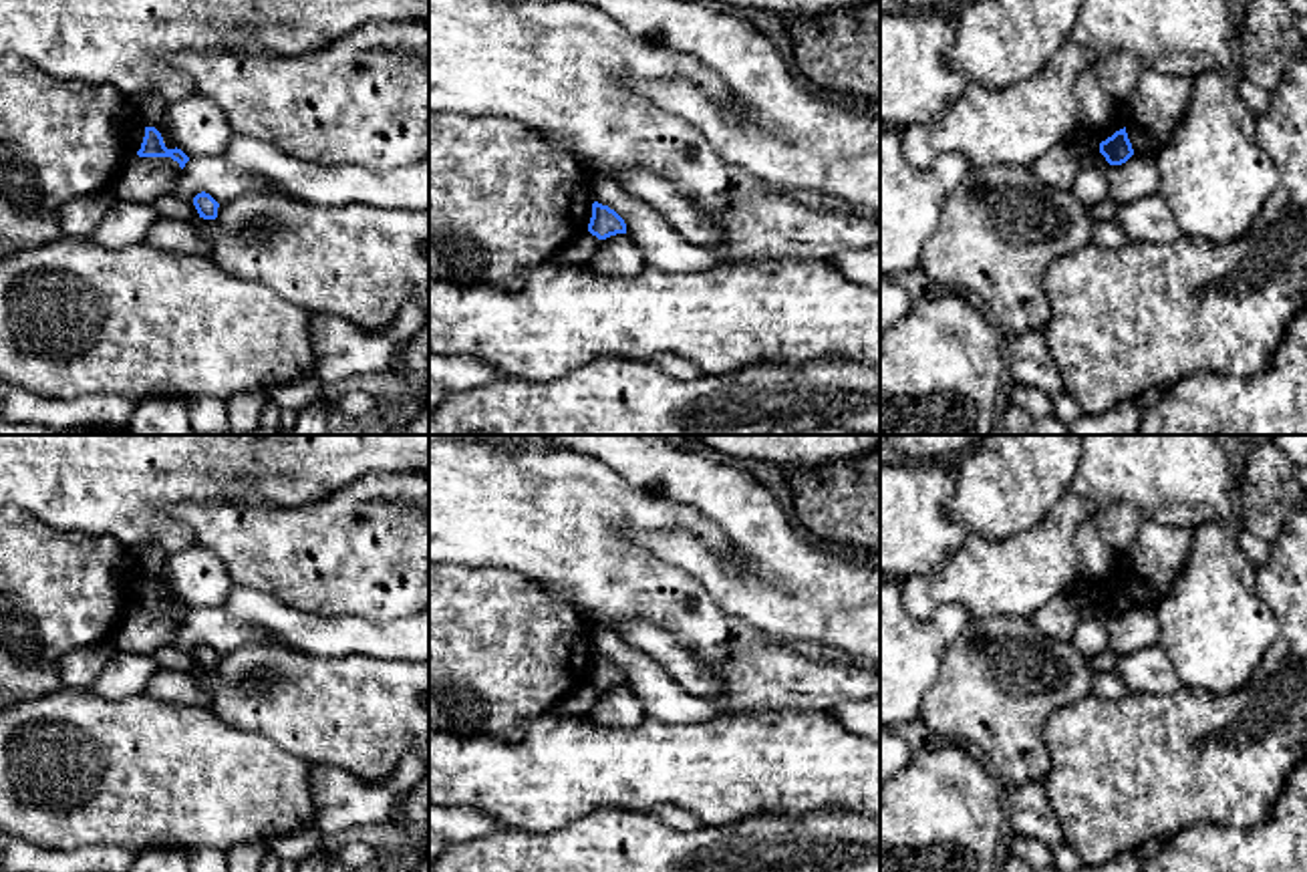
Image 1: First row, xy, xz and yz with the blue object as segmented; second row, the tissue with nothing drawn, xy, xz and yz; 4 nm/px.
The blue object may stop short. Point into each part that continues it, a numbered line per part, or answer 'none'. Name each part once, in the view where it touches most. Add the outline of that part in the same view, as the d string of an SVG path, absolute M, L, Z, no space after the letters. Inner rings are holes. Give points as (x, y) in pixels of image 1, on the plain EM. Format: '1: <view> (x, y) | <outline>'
none

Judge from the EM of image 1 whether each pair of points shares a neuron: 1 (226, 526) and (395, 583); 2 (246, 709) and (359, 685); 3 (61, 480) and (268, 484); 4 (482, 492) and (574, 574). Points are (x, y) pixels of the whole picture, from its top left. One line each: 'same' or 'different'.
1: same
2: same
3: same
4: same

